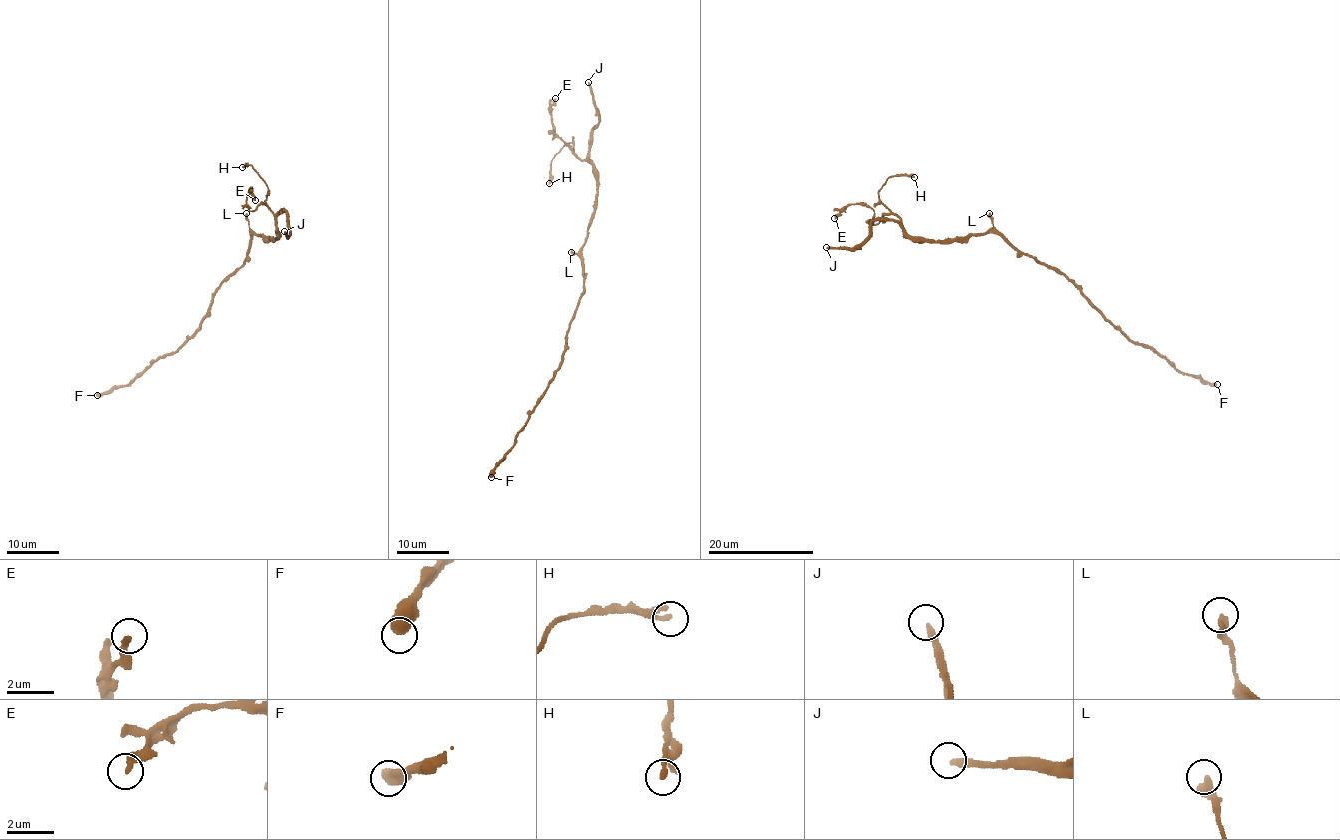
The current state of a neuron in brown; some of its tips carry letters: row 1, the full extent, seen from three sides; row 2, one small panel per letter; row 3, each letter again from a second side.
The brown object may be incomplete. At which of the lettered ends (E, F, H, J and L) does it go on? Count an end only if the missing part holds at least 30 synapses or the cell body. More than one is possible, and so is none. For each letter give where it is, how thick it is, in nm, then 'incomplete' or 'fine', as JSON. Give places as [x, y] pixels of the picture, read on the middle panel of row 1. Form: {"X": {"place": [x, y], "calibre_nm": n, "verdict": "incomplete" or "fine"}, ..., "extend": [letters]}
{"E": {"place": [555, 98], "calibre_nm": 280, "verdict": "fine"}, "F": {"place": [491, 477], "calibre_nm": 550, "verdict": "fine"}, "H": {"place": [549, 183], "calibre_nm": 140, "verdict": "fine"}, "J": {"place": [588, 82], "calibre_nm": 280, "verdict": "incomplete"}, "L": {"place": [571, 252], "calibre_nm": 320, "verdict": "fine"}, "extend": ["J"]}

